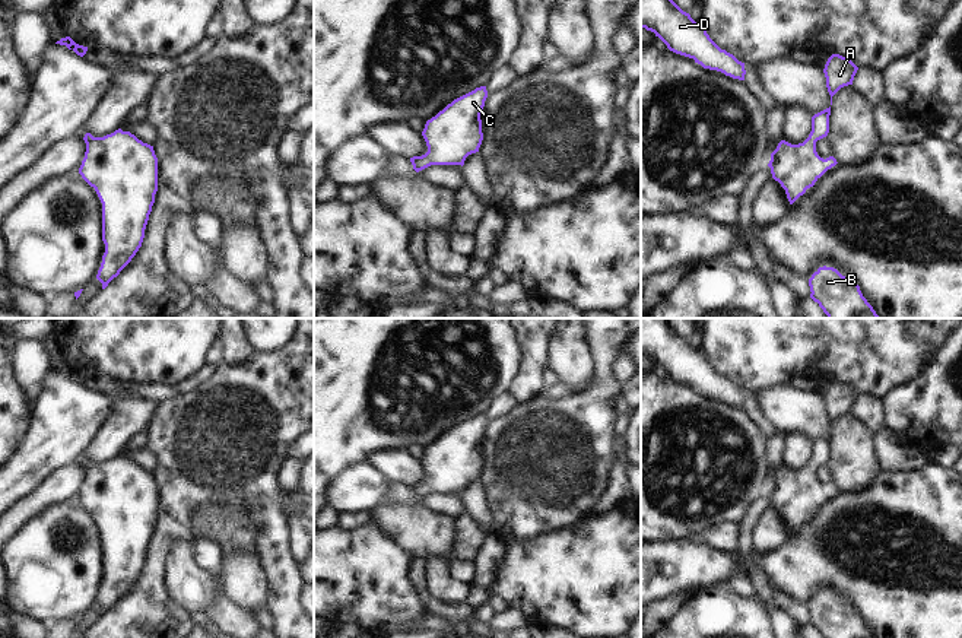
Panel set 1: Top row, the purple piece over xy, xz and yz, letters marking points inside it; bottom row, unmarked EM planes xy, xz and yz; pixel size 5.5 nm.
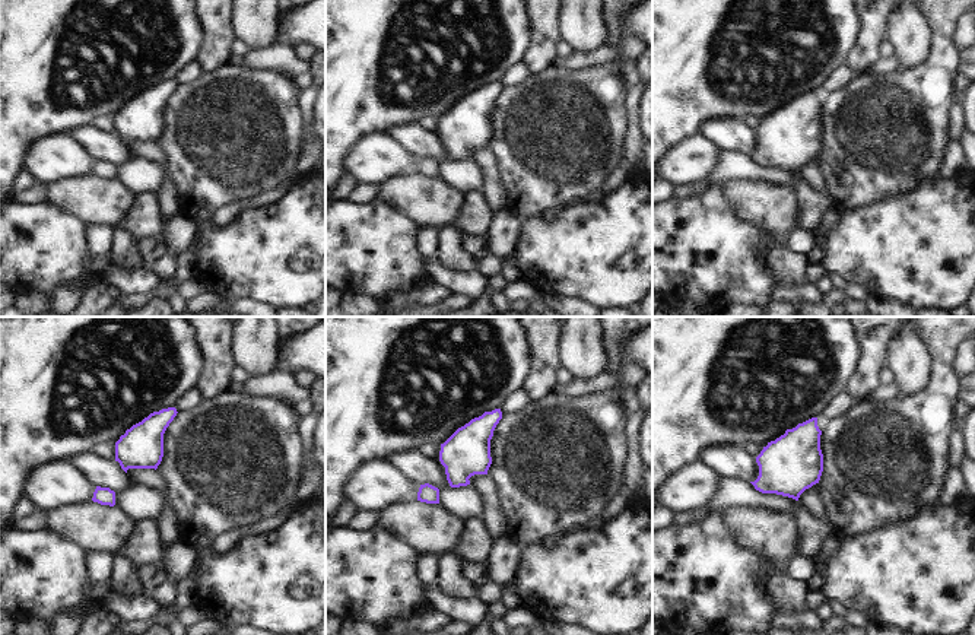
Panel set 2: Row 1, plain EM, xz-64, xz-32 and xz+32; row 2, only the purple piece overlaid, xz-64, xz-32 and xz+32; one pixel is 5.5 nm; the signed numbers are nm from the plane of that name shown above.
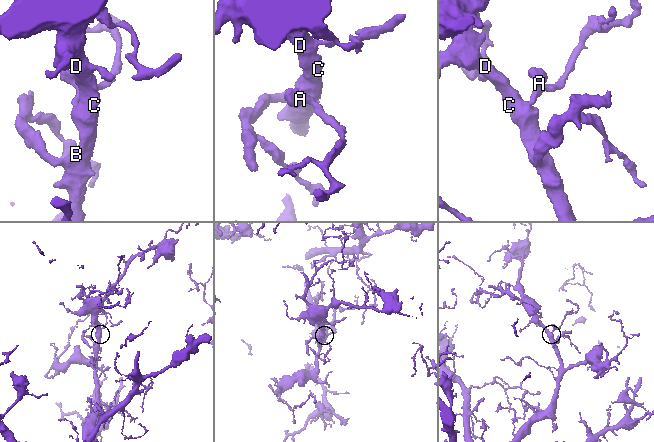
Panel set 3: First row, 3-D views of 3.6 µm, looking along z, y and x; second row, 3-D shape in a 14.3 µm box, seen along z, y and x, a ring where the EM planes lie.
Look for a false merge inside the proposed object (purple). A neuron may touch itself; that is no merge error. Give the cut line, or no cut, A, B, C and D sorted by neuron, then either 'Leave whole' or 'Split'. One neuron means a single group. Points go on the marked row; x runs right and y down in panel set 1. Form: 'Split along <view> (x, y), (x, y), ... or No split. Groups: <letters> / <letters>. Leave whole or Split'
No split. Groups: A B C D. Leave whole

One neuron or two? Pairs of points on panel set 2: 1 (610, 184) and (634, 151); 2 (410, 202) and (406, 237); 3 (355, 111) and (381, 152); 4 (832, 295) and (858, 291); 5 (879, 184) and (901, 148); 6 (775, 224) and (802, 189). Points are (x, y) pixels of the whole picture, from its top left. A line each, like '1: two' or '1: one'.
1: one
2: two
3: two
4: one
5: one
6: two

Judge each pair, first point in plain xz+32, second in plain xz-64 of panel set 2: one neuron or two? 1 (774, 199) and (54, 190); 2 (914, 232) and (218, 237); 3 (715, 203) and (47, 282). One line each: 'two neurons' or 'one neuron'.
1: one neuron
2: one neuron
3: one neuron

